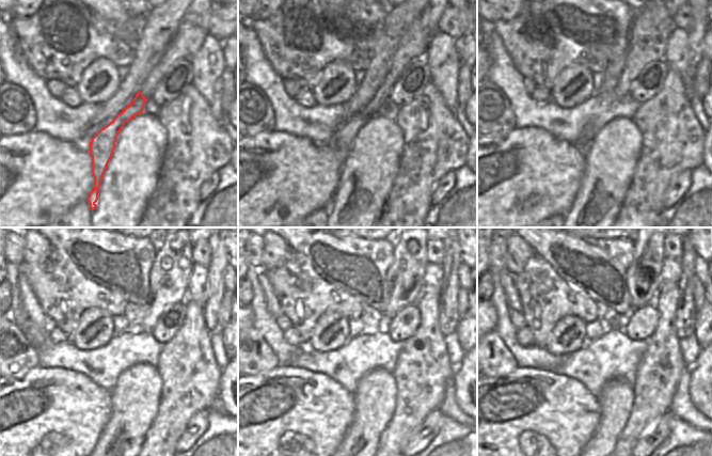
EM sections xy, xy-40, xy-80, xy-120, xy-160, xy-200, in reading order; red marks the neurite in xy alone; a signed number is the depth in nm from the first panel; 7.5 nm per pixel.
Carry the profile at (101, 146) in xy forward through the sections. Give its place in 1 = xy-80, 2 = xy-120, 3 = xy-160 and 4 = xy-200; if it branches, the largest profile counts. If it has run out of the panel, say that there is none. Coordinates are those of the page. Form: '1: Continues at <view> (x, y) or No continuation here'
1: Continues at xy-80 (649, 33)
2: Continues at xy-120 (171, 269)
3: Continues at xy-160 (405, 278)
4: Continues at xy-200 (644, 279).

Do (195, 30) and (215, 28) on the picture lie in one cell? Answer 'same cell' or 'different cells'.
different cells

